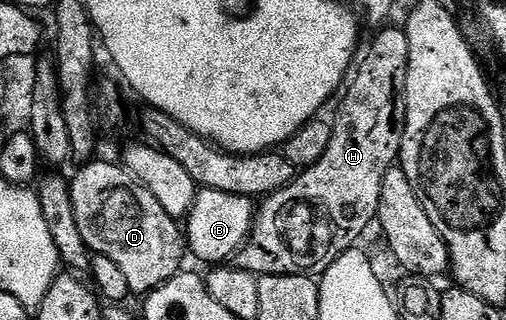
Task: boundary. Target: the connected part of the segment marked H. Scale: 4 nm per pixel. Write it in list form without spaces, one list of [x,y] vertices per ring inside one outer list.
[[[386,25],[381,28],[382,31],[370,43],[370,48],[366,51],[366,56],[357,64],[356,70],[353,72],[352,78],[349,80],[348,86],[345,88],[346,100],[338,107],[338,116],[332,119],[334,132],[332,133],[332,141],[328,141],[328,150],[325,151],[324,157],[320,157],[320,161],[316,161],[316,165],[305,168],[295,178],[293,183],[281,188],[269,197],[261,200],[260,206],[257,208],[254,216],[254,228],[250,231],[250,238],[246,240],[246,244],[236,256],[236,266],[245,271],[252,272],[253,275],[308,275],[311,277],[321,277],[332,265],[332,261],[339,259],[346,251],[351,250],[355,246],[354,243],[366,230],[377,220],[377,207],[380,203],[380,191],[384,182],[384,173],[389,167],[395,166],[399,162],[402,153],[402,129],[403,120],[406,118],[406,70],[408,69],[408,37],[405,30],[401,26],[390,27]]]

